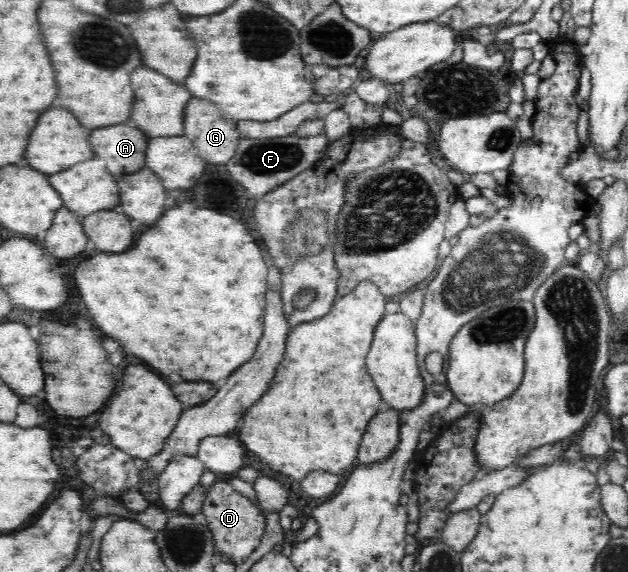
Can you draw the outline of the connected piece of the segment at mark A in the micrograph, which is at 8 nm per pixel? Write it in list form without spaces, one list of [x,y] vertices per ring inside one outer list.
[[[125,123],[107,125],[97,129],[91,129],[88,136],[91,147],[96,156],[106,161],[107,170],[113,175],[129,175],[146,167],[147,136],[140,129],[132,128]]]

